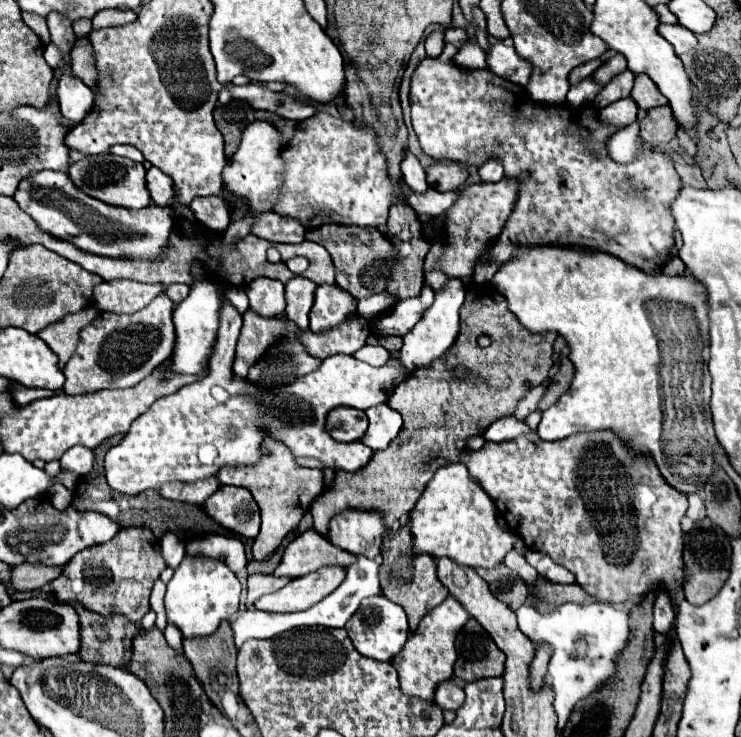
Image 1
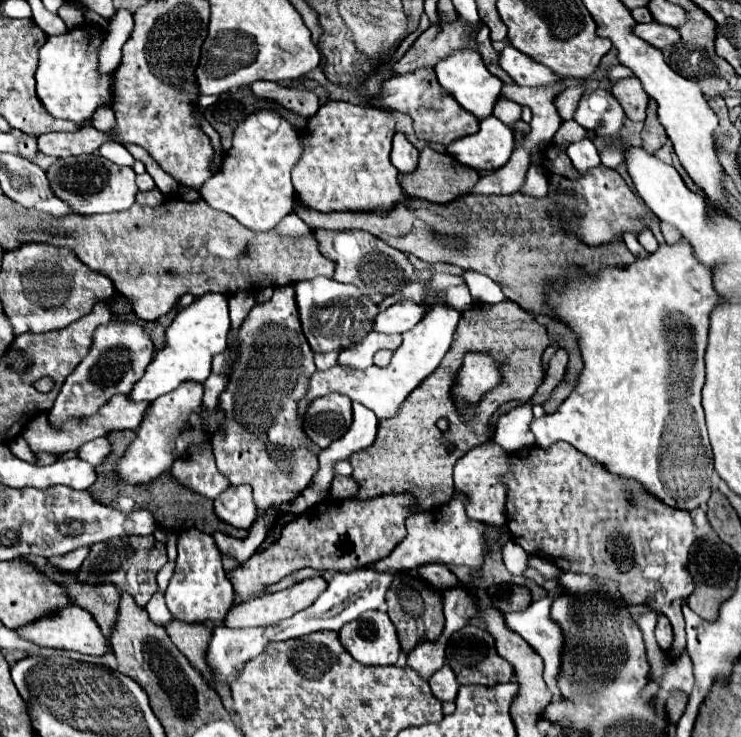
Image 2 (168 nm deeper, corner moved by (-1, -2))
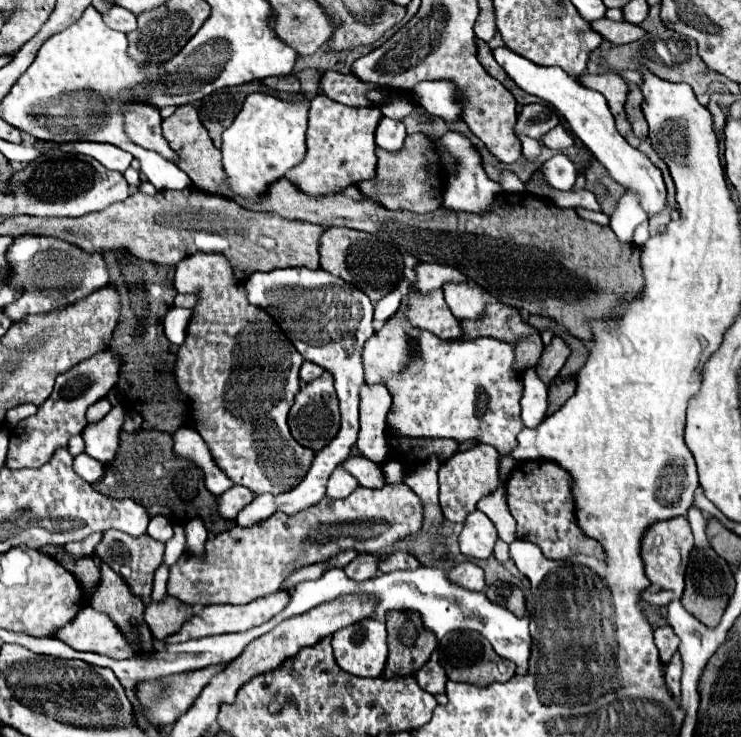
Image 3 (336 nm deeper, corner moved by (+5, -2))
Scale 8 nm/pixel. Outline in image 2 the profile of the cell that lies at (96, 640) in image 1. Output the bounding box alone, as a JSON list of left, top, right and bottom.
[37,559,119,637]

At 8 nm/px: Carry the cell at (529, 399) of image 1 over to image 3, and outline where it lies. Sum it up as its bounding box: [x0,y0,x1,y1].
[537,337,569,385]

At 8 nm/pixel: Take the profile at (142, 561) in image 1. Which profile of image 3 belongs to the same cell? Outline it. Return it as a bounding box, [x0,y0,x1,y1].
[95,531,165,597]

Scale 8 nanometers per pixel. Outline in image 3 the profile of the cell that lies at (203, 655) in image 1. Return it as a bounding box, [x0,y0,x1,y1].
[145,597,193,641]

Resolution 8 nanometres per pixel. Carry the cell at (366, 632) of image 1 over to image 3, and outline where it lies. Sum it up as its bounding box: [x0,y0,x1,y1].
[333,617,387,677]

